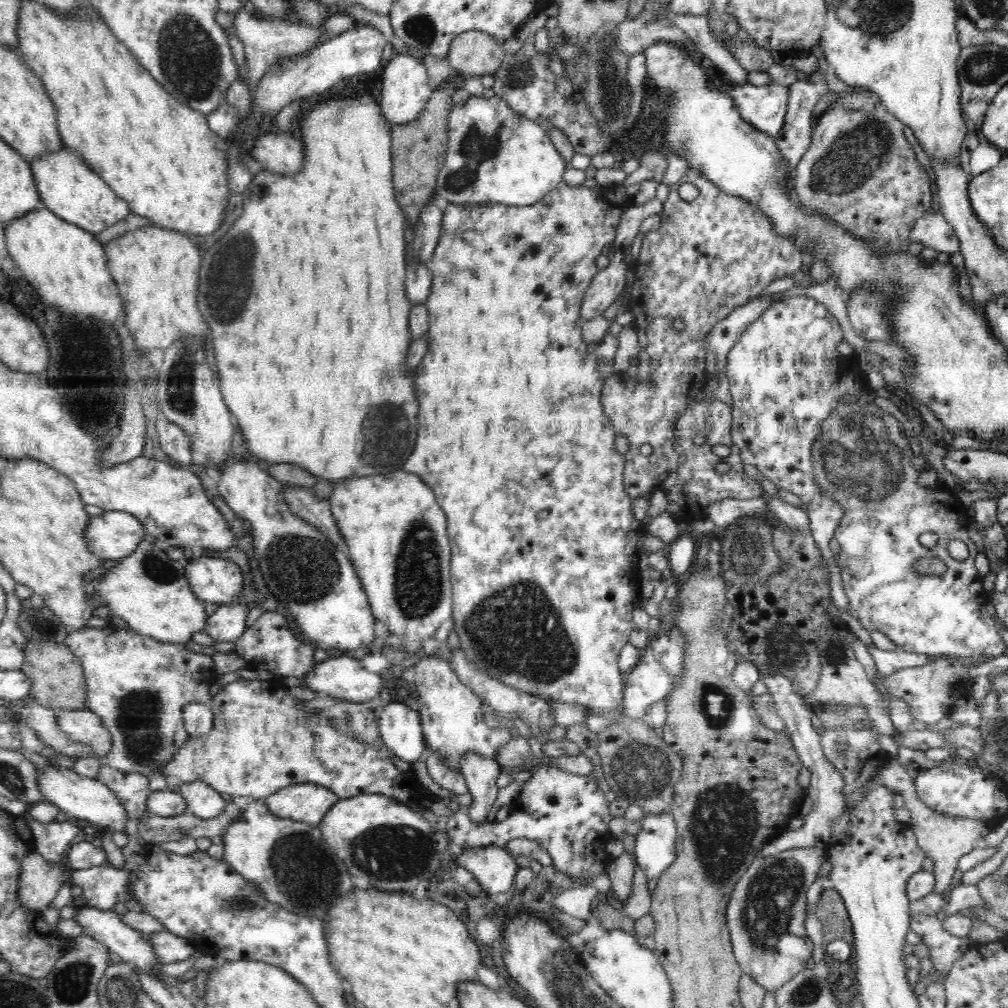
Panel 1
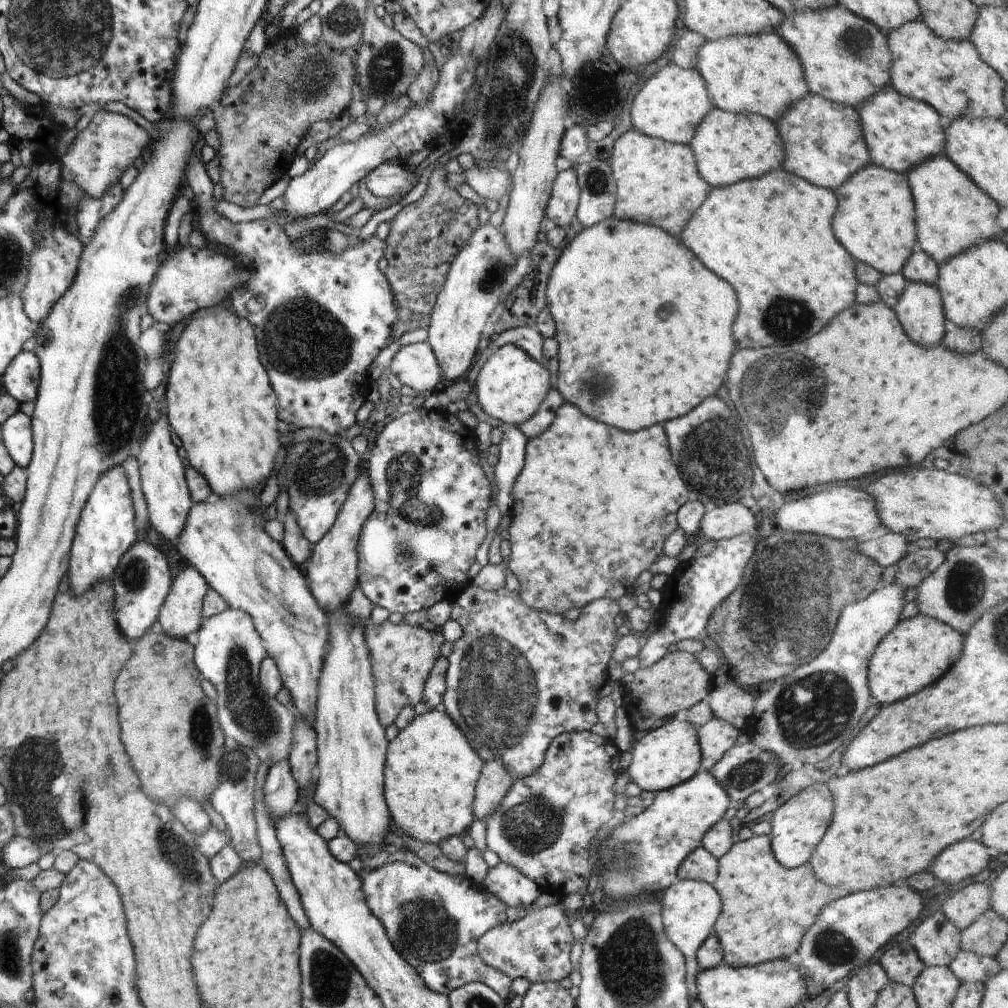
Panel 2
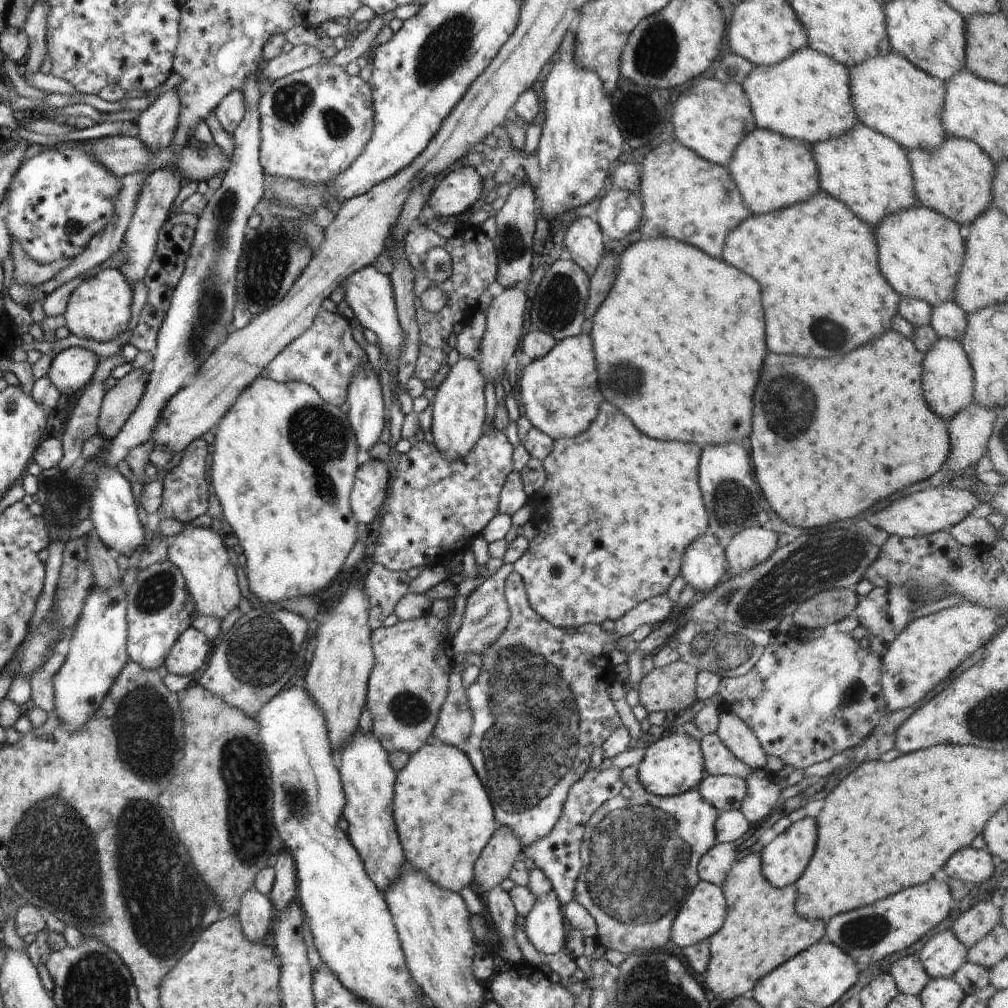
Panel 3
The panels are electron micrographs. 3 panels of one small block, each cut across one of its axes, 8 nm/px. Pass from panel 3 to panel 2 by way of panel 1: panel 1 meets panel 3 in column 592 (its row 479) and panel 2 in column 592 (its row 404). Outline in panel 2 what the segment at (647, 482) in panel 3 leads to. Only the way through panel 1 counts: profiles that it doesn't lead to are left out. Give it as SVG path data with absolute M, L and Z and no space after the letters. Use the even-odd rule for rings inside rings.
M562 403L557 410L554 422L540 436L530 439L525 446L525 463L513 480L511 495L513 505L511 512L512 525L508 529L511 546L510 561L507 566L520 583L520 598L528 608L546 611L554 614L564 614L571 608L583 608L596 599L612 599L618 601L625 594L629 594L634 581L648 569L648 567L663 554L664 541L678 528L677 510L690 498L690 490L676 468L672 454L668 450L668 437L662 425L654 425L636 432L618 430L606 423L592 420L576 405Z

